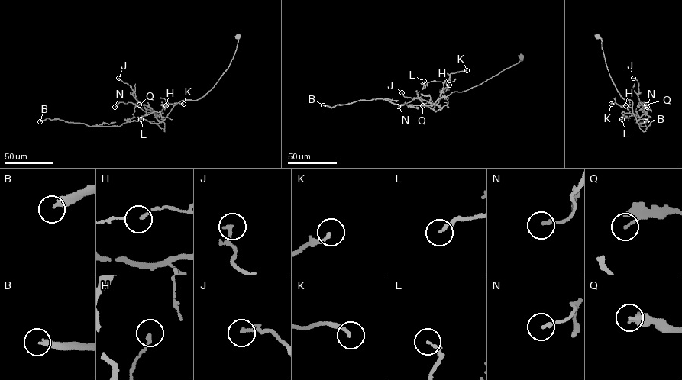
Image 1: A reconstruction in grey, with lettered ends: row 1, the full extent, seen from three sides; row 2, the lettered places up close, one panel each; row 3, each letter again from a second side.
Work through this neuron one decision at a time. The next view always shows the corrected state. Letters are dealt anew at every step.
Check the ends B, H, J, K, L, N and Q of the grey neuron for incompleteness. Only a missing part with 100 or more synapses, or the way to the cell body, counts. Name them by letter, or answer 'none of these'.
B

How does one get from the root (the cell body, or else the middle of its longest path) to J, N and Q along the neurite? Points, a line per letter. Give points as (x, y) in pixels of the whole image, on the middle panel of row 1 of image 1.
J: (521, 56), (522, 60), (517, 63), (479, 85), (441, 97), (436, 104), (418, 98), (405, 97), (402, 92)
N: (521, 56), (522, 60), (483, 82), (441, 97), (433, 108), (425, 106), (417, 98), (398, 106)
Q: (521, 56), (522, 60), (479, 85), (465, 91), (451, 92), (441, 97), (436, 104), (422, 105)

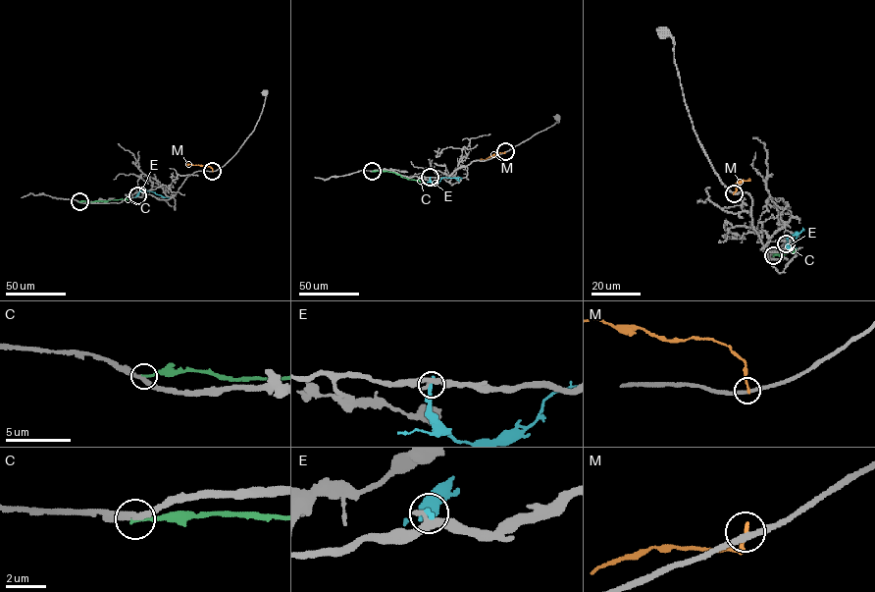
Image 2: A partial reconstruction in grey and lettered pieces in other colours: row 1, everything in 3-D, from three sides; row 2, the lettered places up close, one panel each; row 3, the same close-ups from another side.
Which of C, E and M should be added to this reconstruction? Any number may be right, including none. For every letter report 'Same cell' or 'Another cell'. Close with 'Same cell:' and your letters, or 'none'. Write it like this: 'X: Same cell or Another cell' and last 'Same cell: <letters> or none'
C: Another cell
E: Another cell
M: Another cell
Same cell: none

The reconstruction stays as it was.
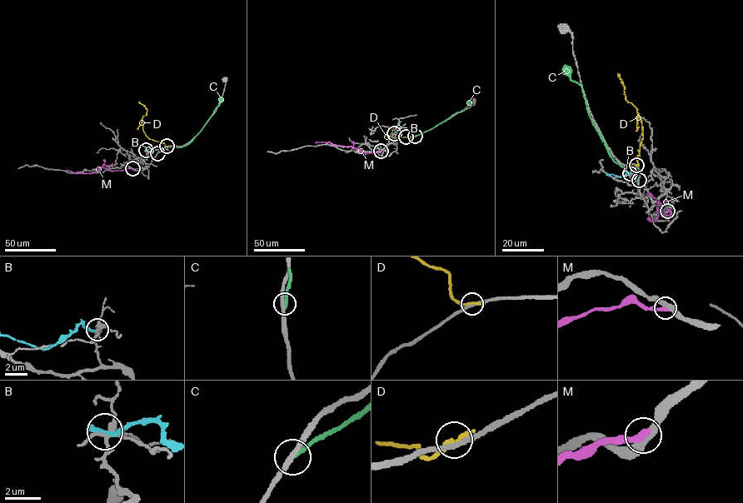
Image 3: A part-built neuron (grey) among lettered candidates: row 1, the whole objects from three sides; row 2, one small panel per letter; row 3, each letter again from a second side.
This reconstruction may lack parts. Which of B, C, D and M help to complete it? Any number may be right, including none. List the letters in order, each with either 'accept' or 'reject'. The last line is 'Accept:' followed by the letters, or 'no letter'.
B: reject
C: reject
D: reject
M: reject
Accept: no letter

